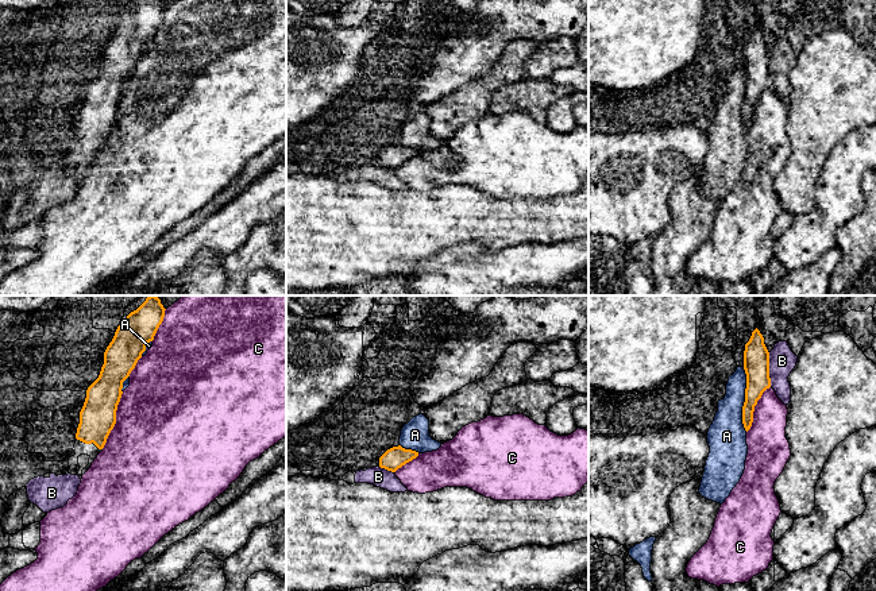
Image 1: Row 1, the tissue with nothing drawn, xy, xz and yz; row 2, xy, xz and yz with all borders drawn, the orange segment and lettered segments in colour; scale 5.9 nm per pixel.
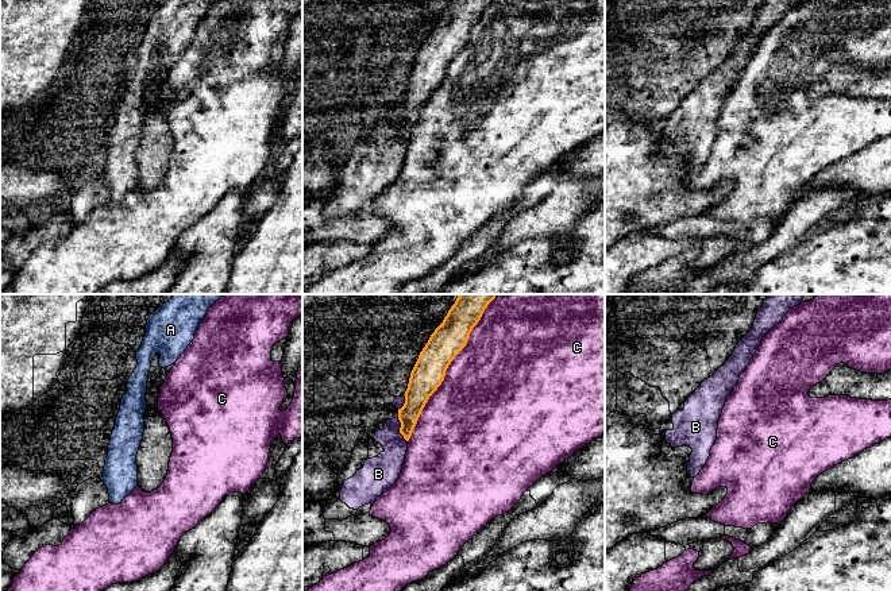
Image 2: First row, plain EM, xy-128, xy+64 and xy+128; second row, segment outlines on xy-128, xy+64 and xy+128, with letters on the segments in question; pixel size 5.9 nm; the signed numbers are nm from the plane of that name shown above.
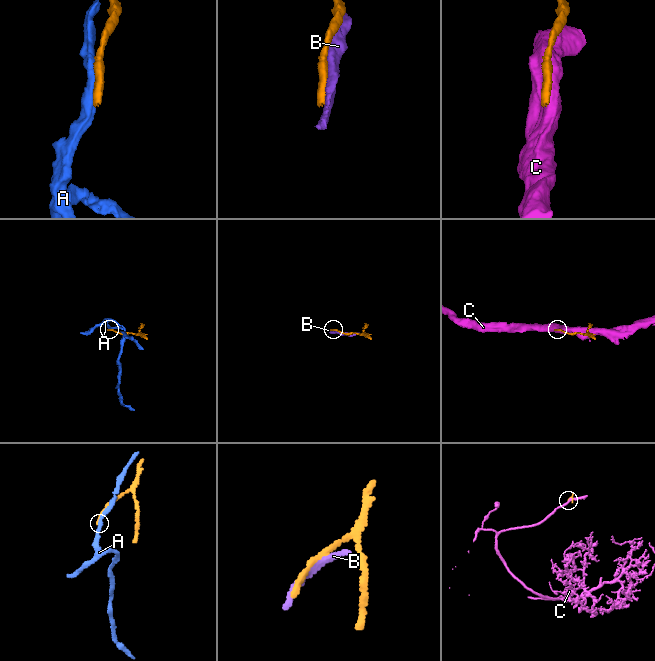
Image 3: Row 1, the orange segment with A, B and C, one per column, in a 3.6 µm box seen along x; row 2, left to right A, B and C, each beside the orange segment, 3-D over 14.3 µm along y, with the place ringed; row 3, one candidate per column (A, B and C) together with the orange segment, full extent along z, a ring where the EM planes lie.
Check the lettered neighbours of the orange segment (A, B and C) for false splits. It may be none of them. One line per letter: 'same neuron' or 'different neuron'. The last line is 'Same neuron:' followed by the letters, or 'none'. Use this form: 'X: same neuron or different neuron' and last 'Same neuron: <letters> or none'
A: different neuron
B: different neuron
C: different neuron
Same neuron: none

